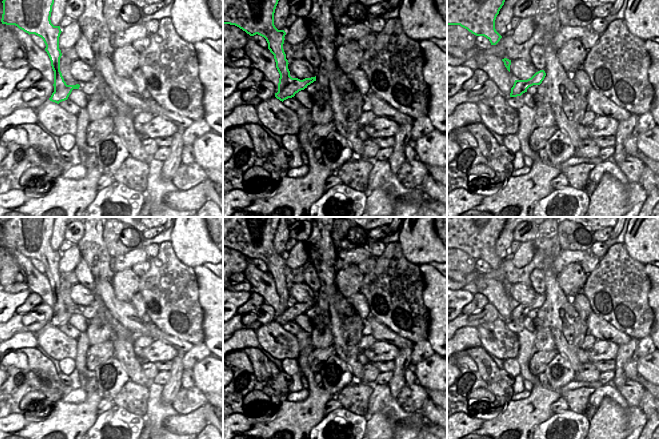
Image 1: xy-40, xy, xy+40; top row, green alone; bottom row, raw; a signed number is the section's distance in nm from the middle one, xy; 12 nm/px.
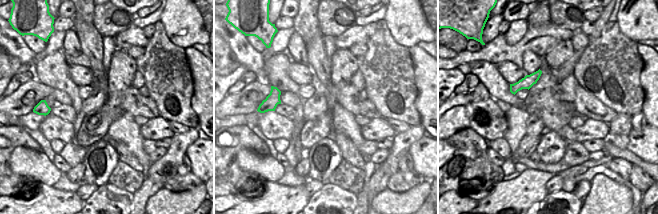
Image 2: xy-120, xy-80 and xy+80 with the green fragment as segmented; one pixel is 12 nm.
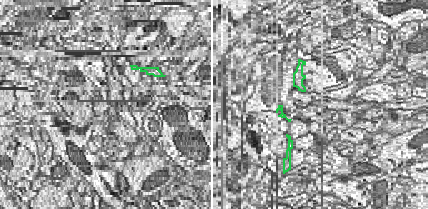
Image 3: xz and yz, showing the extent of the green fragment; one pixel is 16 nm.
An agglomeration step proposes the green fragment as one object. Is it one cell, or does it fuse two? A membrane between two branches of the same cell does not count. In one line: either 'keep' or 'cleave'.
cleave

